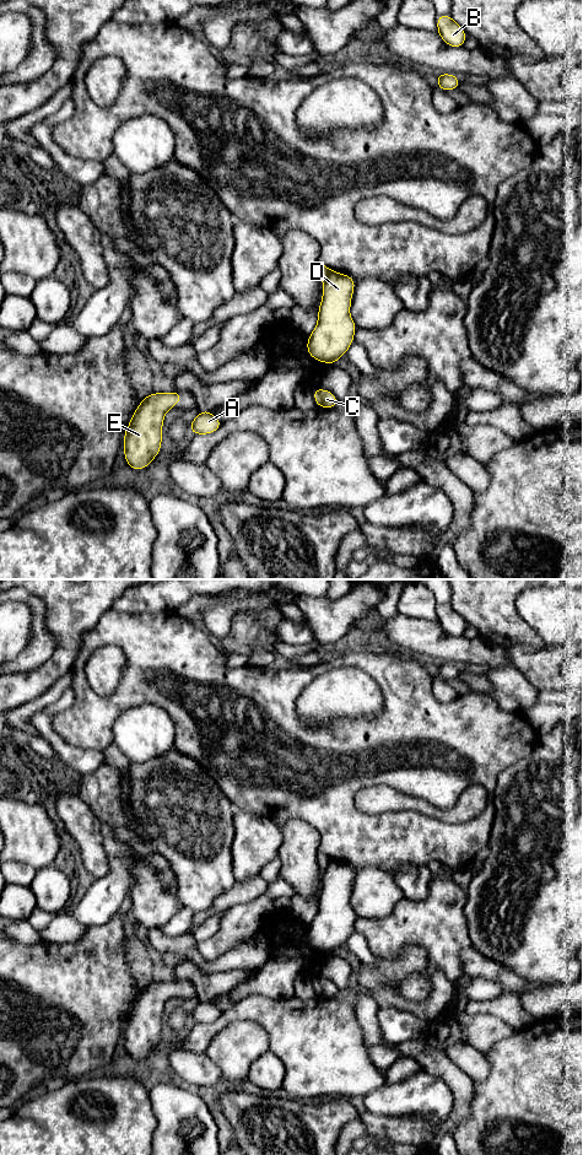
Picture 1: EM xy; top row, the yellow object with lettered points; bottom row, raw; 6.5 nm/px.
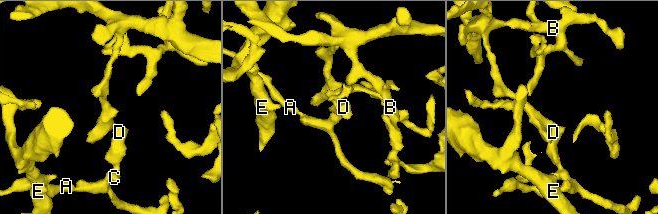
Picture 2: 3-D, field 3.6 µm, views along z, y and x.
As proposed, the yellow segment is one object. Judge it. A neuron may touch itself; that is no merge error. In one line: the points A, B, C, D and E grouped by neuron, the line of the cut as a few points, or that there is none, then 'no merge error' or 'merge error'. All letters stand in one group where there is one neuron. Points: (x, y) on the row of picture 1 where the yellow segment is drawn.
A C D / B E; cut in xy along (332, 270), (323, 280); merge error

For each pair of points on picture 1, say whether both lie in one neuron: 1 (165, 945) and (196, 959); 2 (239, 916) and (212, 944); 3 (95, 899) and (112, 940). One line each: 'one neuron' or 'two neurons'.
1: one neuron
2: one neuron
3: two neurons

